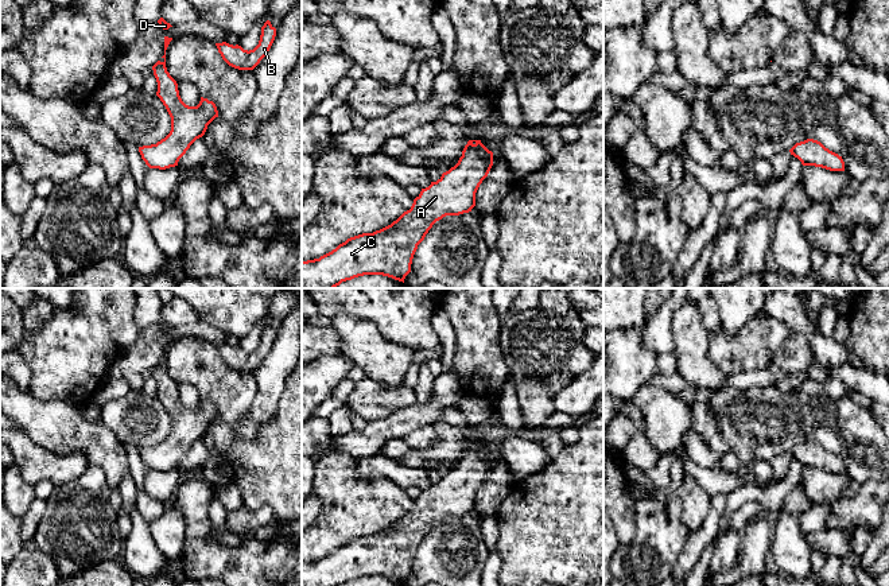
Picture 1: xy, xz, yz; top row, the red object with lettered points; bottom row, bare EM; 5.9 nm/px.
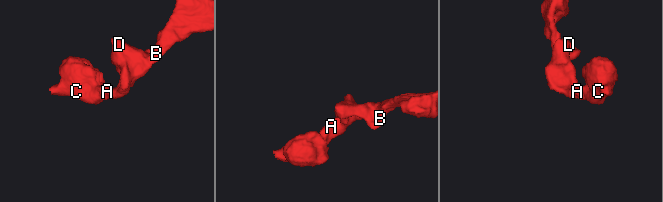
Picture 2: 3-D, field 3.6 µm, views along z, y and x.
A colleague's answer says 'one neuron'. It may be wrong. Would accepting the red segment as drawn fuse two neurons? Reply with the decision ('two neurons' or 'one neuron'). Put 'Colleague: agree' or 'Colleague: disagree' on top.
Colleague: agree
one neuron

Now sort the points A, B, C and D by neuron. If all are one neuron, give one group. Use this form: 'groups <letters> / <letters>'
groups A B C D

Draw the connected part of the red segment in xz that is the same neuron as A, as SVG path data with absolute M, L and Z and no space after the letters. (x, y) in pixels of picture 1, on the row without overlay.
M469 442L458 465L443 474L436 484L431 484L428 489L422 490L420 496L414 501L411 511L404 513L391 527L373 535L350 539L319 560L302 563L302 586L341 586L342 583L364 577L383 577L404 585L405 578L411 574L411 566L418 547L424 542L428 532L436 523L446 517L459 517L471 513L475 508L475 494L482 482L488 478L492 467L493 454L489 453L481 442Z

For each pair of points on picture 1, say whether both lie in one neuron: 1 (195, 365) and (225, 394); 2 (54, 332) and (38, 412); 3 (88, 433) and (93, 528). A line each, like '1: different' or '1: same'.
1: same
2: different
3: different

